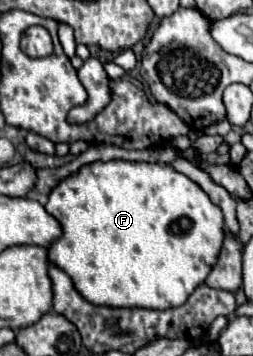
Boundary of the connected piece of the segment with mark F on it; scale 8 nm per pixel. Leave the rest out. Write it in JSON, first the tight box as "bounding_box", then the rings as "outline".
{"bounding_box":[44,161,224,309],"outline":[[[94,161],[90,165],[82,165],[76,173],[64,177],[58,181],[58,185],[50,191],[48,195],[48,203],[44,205],[46,211],[62,225],[62,237],[58,237],[56,241],[50,243],[48,247],[48,259],[50,263],[58,265],[64,273],[70,275],[70,279],[74,281],[74,287],[78,289],[78,293],[82,293],[82,297],[94,305],[106,305],[106,307],[146,307],[146,309],[170,309],[170,307],[178,307],[184,305],[188,295],[204,283],[204,279],[208,277],[212,265],[216,263],[218,251],[222,247],[222,239],[224,239],[224,219],[222,219],[222,211],[218,209],[218,205],[212,203],[210,195],[196,185],[192,179],[188,179],[186,175],[178,173],[174,167],[170,165],[160,165],[160,163],[132,163],[132,161]]]}

